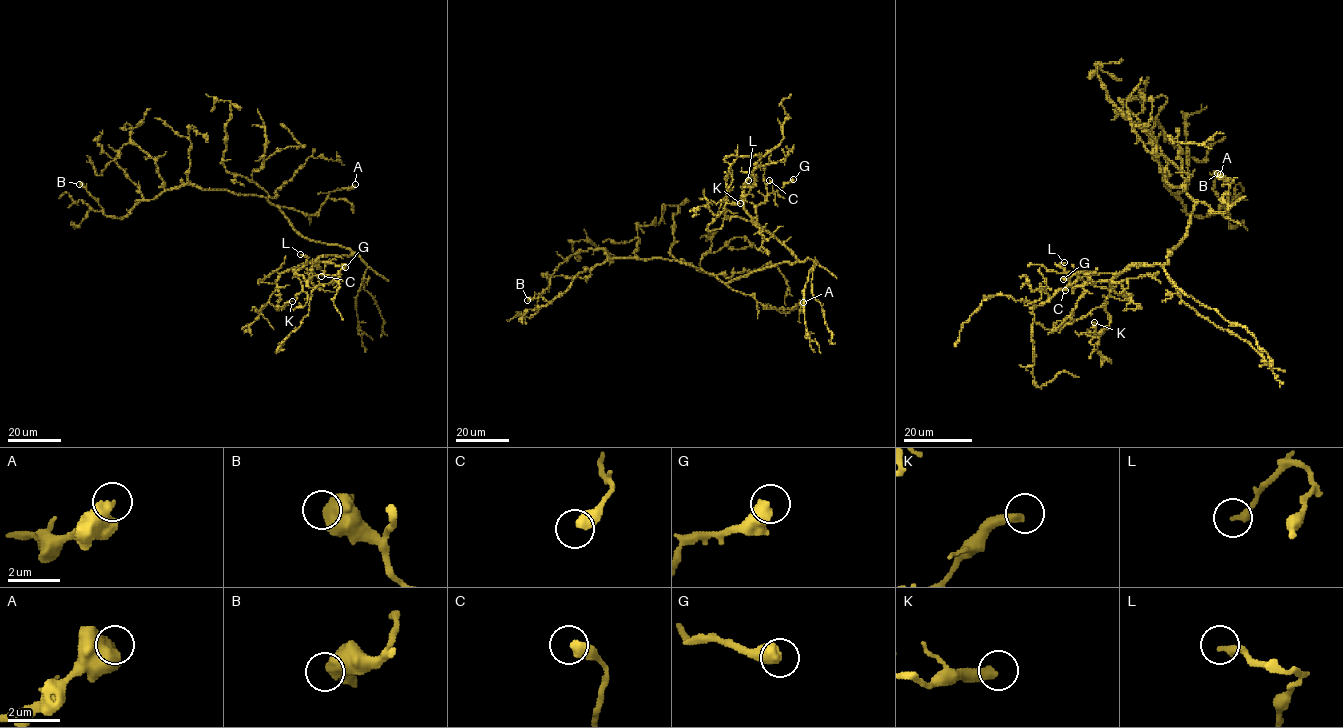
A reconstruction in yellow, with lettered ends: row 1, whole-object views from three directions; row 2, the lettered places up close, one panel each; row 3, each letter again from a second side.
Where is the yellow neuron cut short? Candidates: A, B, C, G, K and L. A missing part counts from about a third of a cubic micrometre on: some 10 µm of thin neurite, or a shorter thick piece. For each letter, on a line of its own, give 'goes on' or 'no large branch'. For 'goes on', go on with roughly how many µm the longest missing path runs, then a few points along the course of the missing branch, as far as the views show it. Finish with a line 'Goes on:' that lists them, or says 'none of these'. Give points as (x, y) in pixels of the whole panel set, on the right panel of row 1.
A: no large branch
B: no large branch
C: no large branch
G: goes on; missing 50 µm; course (1063, 279), (1031, 270), (1008, 284), (962, 274), (948, 277), (933, 289), (933, 286)
K: no large branch
L: no large branch
Goes on: G

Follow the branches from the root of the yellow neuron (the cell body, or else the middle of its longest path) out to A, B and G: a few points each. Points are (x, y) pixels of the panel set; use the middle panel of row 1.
A: (748, 275), (732, 280), (728, 285), (750, 294), (764, 307), (781, 312), (794, 310), (803, 302)
B: (748, 275), (724, 283), (713, 273), (674, 260), (611, 258), (579, 273), (550, 303), (541, 297), (527, 300)
G: (748, 275), (786, 261), (799, 261), (758, 223), (756, 210), (769, 194), (793, 179)

